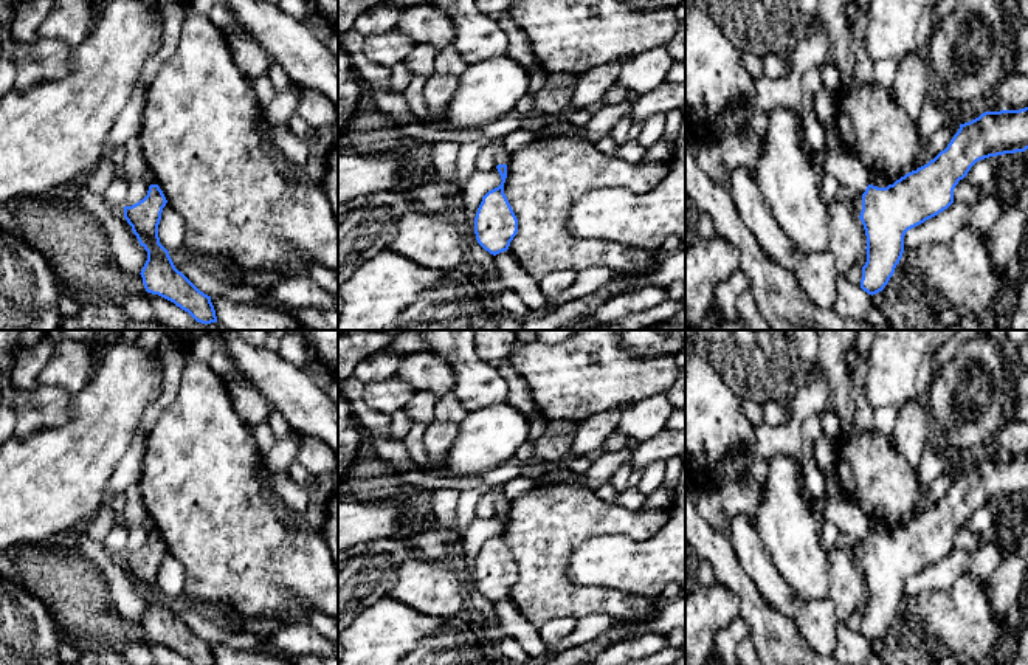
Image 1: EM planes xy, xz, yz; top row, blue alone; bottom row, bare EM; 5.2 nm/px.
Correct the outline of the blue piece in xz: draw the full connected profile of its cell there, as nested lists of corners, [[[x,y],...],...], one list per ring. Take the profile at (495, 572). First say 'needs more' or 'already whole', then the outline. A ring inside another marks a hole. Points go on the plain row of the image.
already whole; [[[498,512],[496,516],[502,529],[482,544],[474,564],[476,587],[493,603],[507,598],[518,580],[518,566],[504,541],[507,512]]]

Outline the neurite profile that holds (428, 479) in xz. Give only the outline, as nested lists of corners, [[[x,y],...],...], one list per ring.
[[[392,463],[395,470],[402,474],[402,477],[423,491],[453,488],[459,493],[467,490],[481,490],[484,488],[484,476],[453,476],[447,473],[440,473],[433,467],[420,468],[416,463],[411,465],[398,465]]]

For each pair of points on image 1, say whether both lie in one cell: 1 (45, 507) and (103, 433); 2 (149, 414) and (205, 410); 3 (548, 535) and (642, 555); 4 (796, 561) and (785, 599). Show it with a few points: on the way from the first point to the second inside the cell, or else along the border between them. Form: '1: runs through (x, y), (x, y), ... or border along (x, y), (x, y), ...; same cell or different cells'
1: runs through (47, 489), (84, 451); same cell
2: border along (180, 382), (175, 399), (163, 411), (146, 437); different cells
3: border along (617, 534), (585, 540), (569, 560), (568, 577); different cells
4: border along (768, 555), (796, 597), (800, 600), (822, 599); different cells

